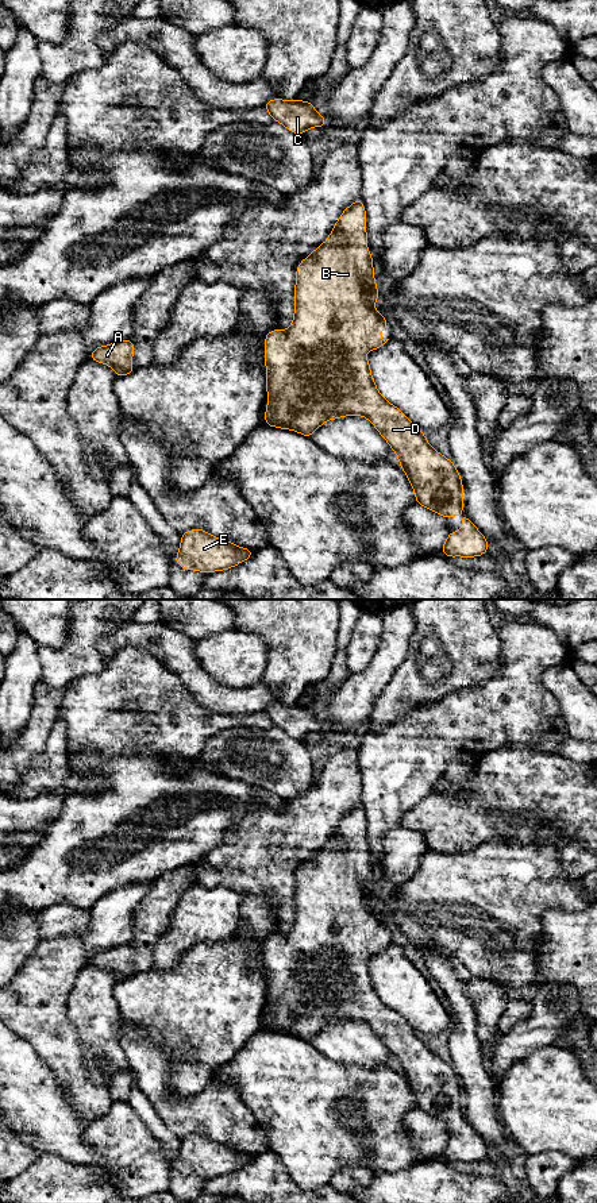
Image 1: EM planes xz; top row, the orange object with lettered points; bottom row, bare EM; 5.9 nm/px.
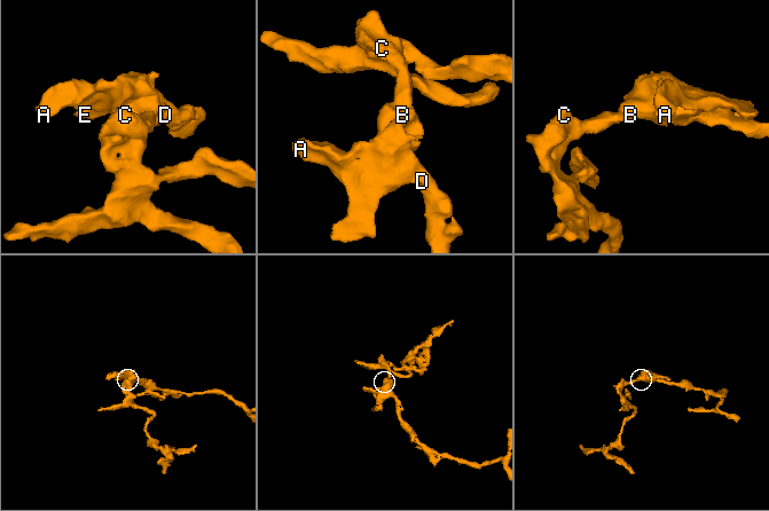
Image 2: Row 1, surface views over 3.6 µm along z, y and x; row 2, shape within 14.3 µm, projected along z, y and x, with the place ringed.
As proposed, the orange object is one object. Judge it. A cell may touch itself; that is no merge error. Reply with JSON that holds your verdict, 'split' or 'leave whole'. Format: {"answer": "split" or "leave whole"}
{"answer": "leave whole"}

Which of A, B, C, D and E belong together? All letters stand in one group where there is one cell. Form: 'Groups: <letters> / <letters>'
Groups: A B C D E

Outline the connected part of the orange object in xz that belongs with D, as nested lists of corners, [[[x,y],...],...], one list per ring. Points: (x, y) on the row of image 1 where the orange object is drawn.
[[[359,198],[343,211],[328,240],[300,262],[296,270],[293,323],[286,331],[271,329],[265,336],[267,409],[263,424],[292,429],[311,439],[312,433],[327,420],[347,415],[369,419],[397,454],[398,464],[415,490],[416,504],[451,518],[463,510],[461,474],[452,460],[435,451],[427,443],[425,435],[380,394],[370,373],[369,358],[361,355],[363,351],[382,347],[389,340],[378,338],[378,331],[388,329],[389,325],[386,317],[381,316],[373,305],[378,300],[380,290],[374,282],[373,257],[366,247],[366,211]]]

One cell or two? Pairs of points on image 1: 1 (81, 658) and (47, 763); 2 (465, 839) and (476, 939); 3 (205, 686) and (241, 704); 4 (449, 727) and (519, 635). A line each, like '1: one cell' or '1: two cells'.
1: two cells
2: two cells
3: one cell
4: one cell

